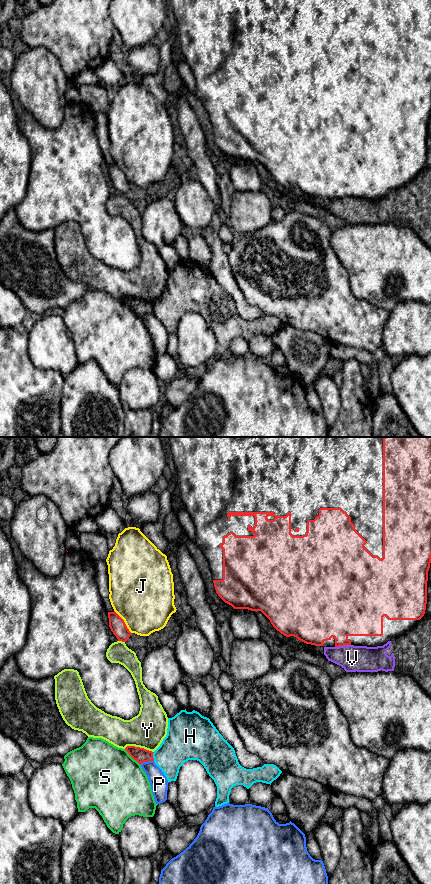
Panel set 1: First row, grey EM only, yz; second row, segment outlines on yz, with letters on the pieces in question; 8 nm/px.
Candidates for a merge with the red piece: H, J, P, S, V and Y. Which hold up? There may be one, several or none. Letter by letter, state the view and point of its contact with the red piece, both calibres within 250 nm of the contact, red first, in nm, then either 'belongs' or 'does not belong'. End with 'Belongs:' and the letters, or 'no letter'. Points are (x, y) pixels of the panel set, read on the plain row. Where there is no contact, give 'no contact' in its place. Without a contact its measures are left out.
H: yz (152, 308) | 120/280 nm | does not belong
J: yz (123, 173) | 130/480 nm | does not belong
P: yz (146, 313) | 120/140 nm | does not belong
S: yz (132, 309) | 120/500 nm | does not belong
V: yz (342, 197) | 380/220 nm | does not belong
Y: yz (139, 299) | 120/300 nm | does not belong
Belongs: no letter

